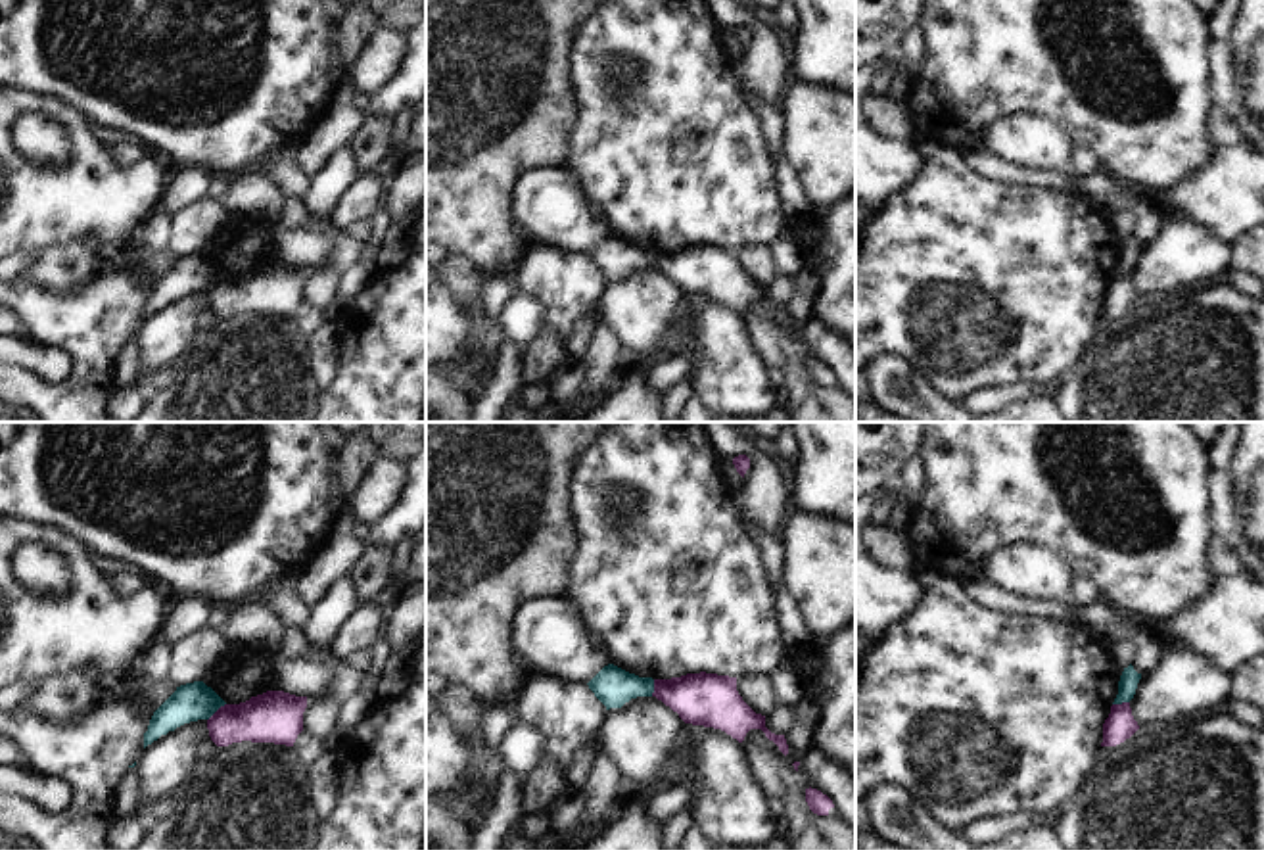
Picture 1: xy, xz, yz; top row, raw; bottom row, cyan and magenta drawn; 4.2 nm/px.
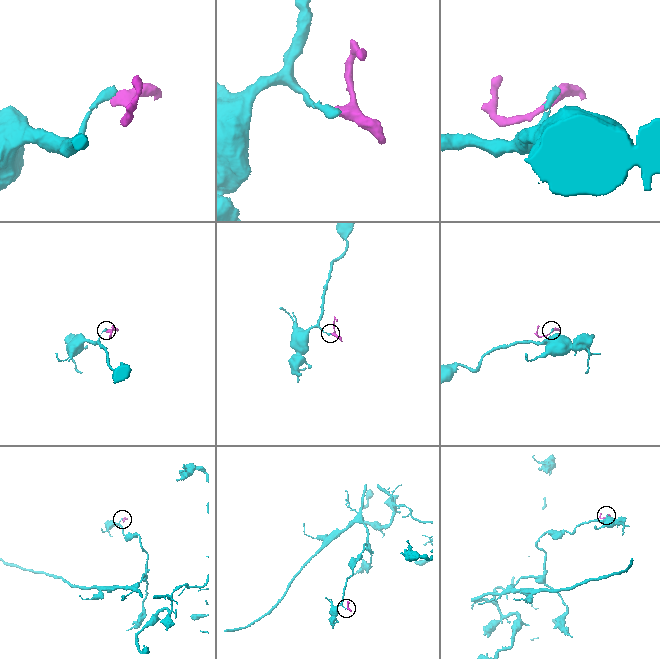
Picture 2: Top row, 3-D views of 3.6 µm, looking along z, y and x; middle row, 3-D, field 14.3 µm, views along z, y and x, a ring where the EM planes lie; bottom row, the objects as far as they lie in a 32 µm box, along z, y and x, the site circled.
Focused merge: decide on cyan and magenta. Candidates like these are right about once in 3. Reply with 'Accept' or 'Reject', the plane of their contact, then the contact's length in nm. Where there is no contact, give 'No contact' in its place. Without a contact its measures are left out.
Reject. Touches cyan in xy. Shared border 110 nm

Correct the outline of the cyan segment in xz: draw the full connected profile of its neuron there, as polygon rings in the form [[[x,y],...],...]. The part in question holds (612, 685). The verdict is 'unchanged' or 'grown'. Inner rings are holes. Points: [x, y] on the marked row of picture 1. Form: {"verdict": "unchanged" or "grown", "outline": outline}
{"verdict": "unchanged", "outline": [[[614,664],[604,666],[587,685],[606,710],[621,708],[631,698],[654,693],[652,677],[639,677]]]}

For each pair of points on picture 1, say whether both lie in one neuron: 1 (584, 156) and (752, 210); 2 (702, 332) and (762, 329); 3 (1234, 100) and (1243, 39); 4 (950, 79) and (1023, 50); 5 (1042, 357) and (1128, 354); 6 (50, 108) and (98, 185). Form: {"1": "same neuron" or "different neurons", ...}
{"1": "same neuron", "2": "different neurons", "3": "same neuron", "4": "same neuron", "5": "different neurons", "6": "same neuron"}

